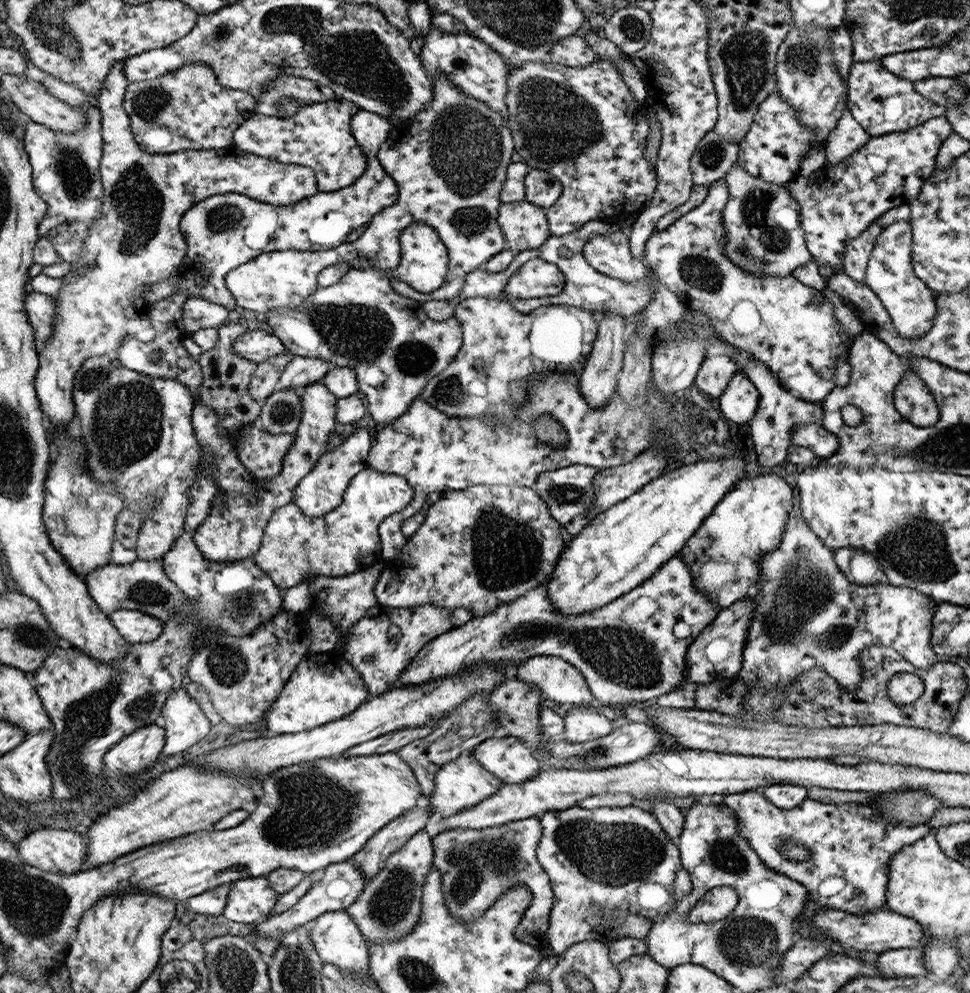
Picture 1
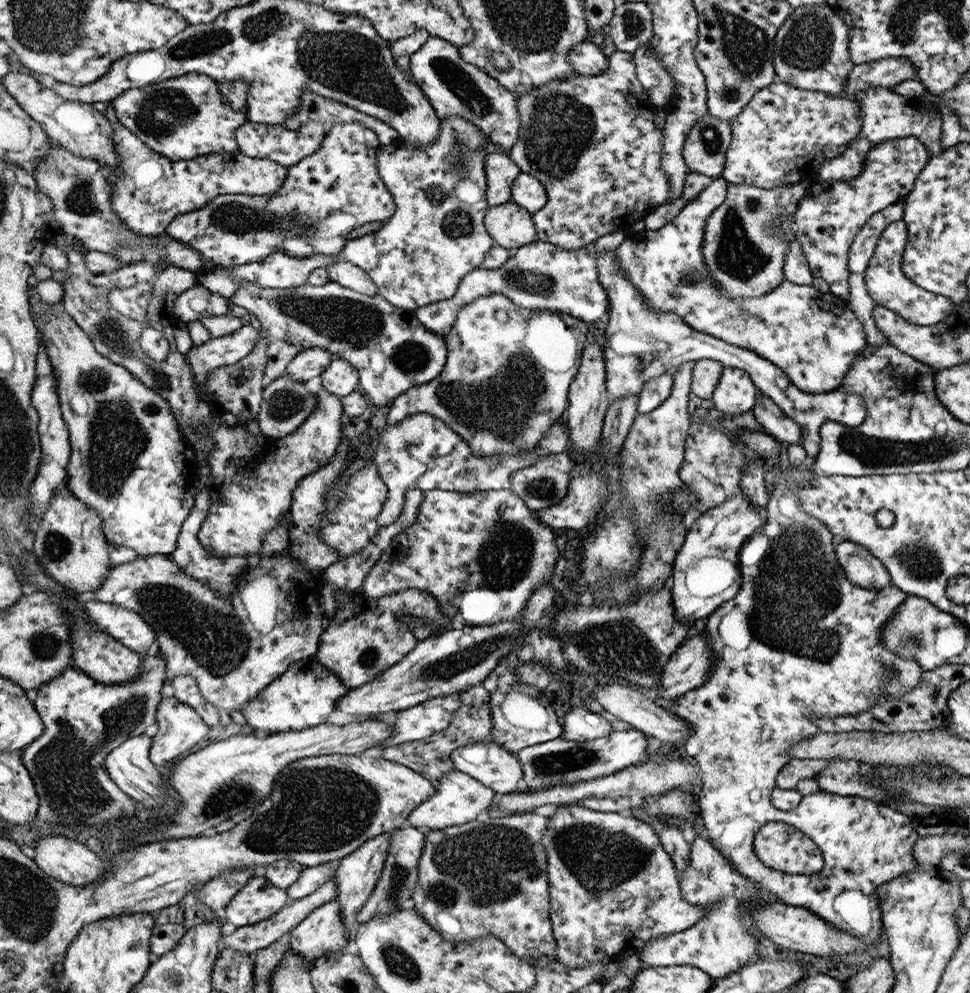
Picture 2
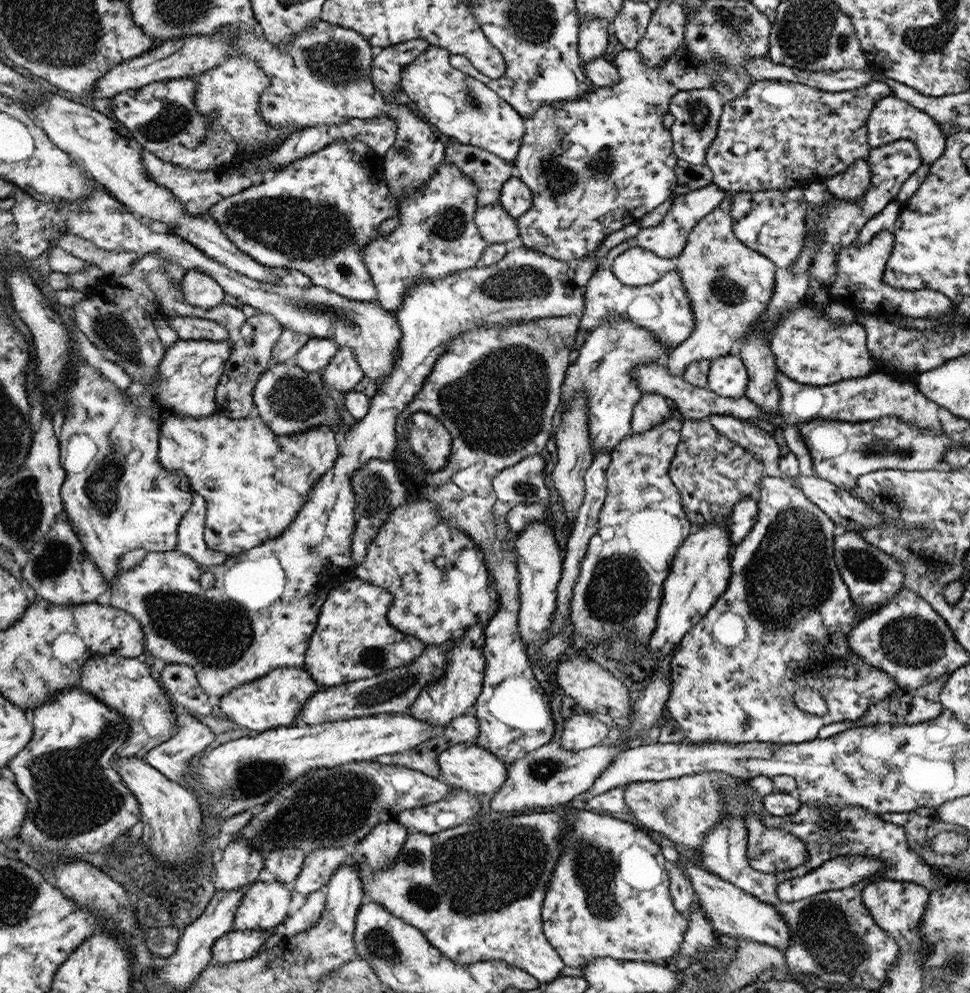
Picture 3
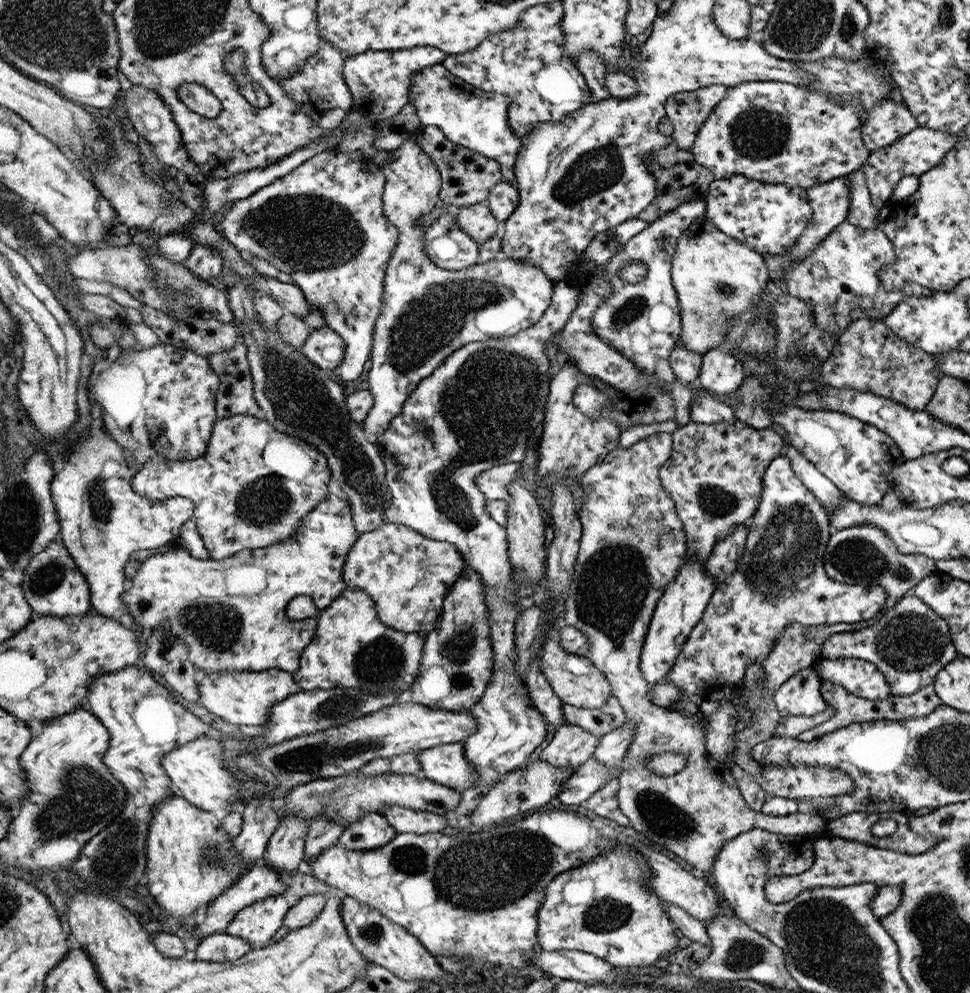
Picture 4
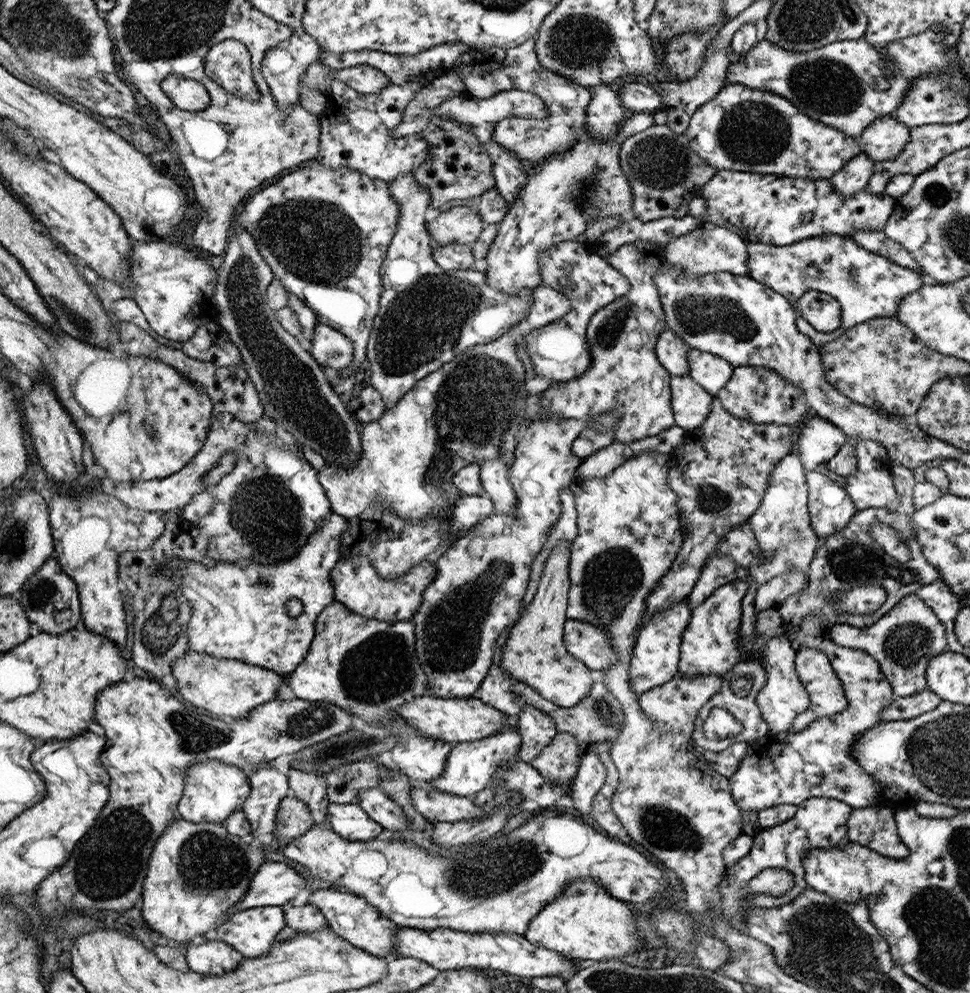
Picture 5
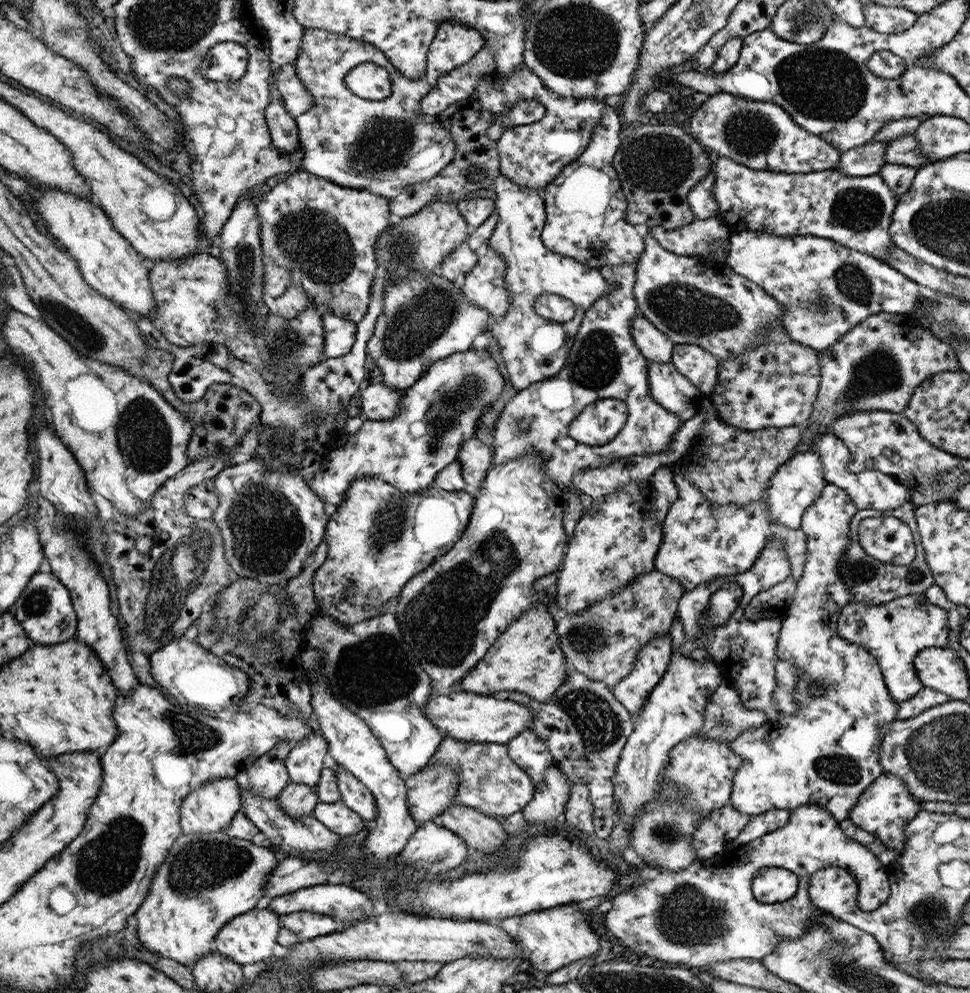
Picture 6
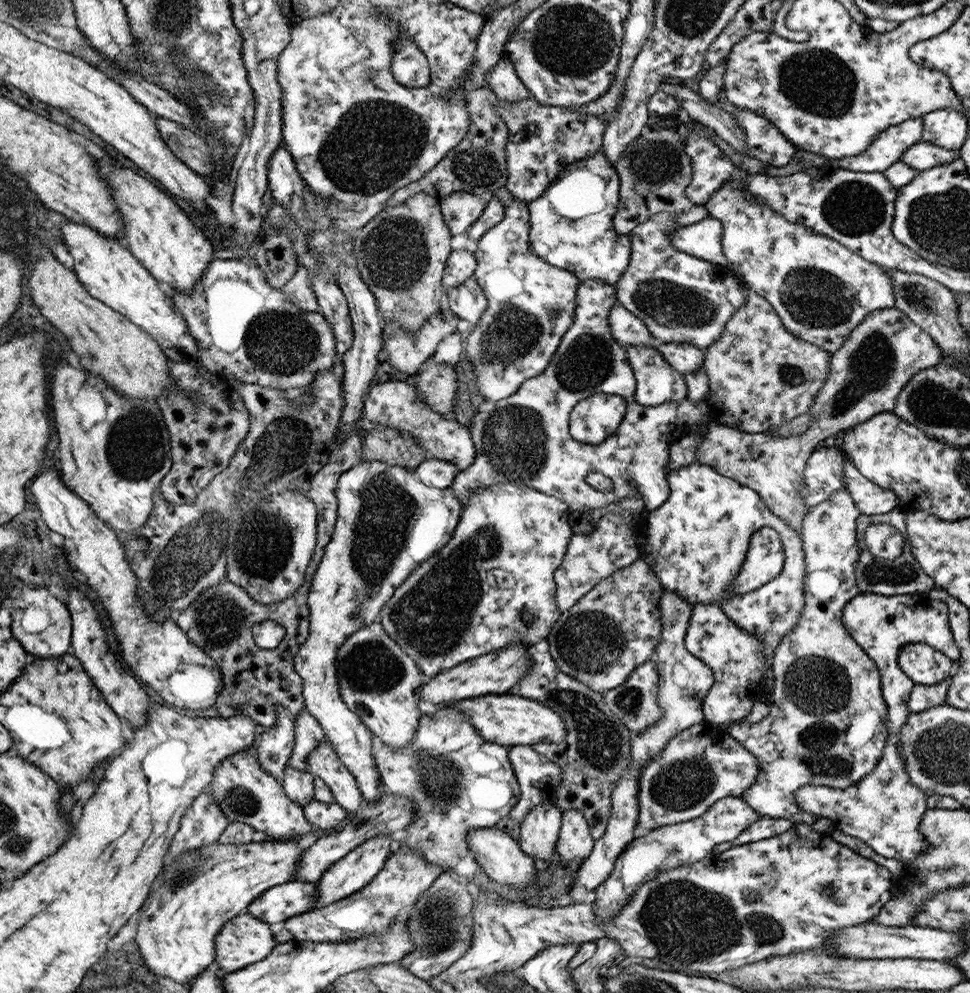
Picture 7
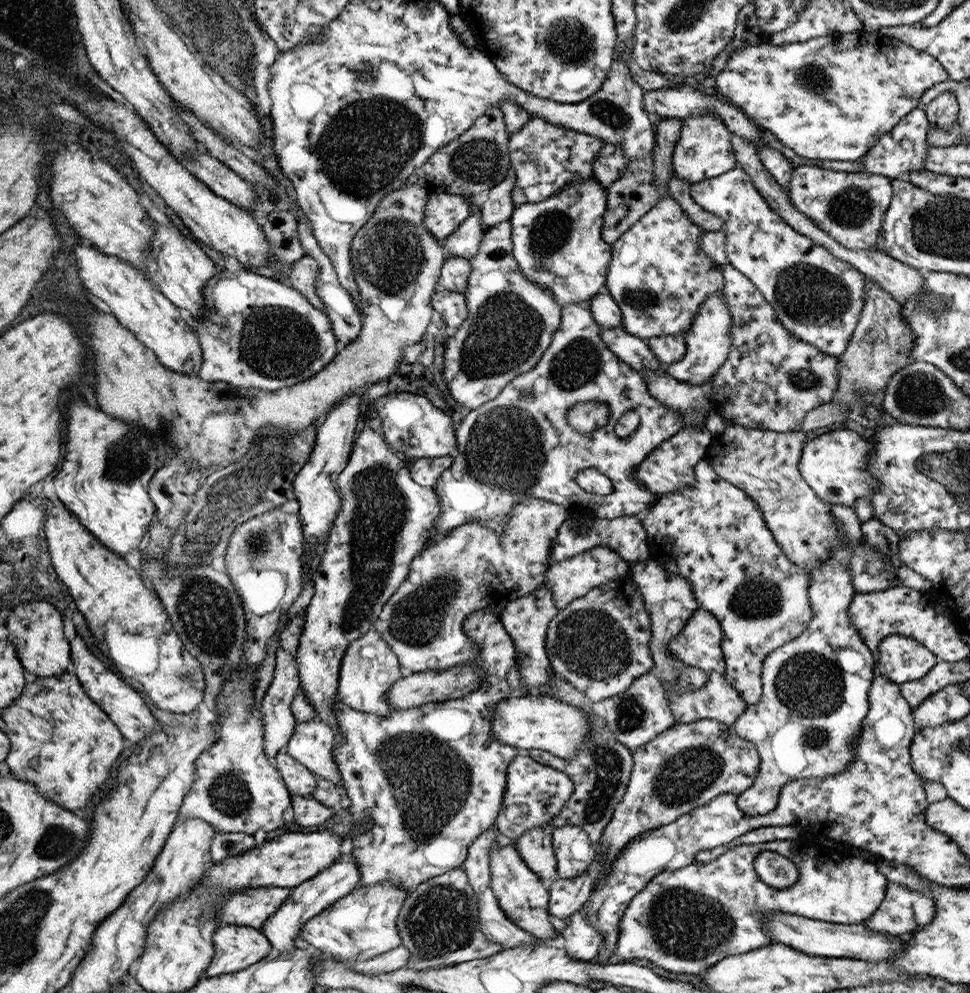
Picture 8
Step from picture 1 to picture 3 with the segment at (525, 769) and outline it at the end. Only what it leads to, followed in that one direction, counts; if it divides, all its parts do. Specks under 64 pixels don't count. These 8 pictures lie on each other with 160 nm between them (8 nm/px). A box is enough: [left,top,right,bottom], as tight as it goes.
[438,741,508,795]

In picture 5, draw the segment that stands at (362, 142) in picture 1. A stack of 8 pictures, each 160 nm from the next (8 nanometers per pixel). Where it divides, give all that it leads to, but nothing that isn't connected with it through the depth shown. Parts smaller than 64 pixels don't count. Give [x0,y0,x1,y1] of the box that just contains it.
[236,159,400,368]

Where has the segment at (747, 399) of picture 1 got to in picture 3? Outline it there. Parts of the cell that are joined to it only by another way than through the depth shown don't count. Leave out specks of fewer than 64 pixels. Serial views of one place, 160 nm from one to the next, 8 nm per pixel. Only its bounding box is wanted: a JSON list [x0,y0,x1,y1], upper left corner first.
[707,351,749,399]

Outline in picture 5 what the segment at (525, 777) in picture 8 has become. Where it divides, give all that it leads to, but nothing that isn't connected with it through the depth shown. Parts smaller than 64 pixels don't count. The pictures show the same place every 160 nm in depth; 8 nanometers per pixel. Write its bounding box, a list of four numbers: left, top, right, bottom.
[517,705,558,763]

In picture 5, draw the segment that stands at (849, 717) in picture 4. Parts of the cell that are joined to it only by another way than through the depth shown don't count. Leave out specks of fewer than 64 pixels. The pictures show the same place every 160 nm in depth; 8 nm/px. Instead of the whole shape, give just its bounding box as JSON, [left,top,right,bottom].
[791,648,941,732]

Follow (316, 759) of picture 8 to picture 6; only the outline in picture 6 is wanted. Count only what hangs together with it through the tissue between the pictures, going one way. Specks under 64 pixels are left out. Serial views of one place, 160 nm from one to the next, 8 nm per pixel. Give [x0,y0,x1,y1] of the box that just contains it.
[335,766,379,820]

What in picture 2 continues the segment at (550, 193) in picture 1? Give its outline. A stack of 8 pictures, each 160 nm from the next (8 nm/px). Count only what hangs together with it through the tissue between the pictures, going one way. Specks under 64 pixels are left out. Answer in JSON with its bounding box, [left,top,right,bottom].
[512,172,548,214]

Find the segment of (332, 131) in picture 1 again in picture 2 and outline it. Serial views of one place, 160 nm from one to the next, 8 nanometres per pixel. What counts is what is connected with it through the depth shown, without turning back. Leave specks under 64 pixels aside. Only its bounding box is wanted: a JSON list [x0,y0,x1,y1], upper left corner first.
[235,121,328,167]

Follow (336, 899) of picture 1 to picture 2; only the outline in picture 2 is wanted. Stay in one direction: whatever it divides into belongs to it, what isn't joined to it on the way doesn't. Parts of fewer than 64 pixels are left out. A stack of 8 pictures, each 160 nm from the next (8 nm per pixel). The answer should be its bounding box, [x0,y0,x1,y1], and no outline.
[223,876,340,953]

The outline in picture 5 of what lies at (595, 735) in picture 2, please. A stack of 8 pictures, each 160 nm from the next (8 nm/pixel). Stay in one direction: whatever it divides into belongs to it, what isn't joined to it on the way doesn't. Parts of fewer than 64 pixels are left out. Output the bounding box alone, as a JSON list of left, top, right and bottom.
[531,733,581,784]

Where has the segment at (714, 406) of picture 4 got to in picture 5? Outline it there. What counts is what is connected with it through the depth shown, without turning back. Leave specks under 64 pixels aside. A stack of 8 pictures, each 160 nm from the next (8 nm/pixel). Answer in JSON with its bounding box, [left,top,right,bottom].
[671,376,714,430]

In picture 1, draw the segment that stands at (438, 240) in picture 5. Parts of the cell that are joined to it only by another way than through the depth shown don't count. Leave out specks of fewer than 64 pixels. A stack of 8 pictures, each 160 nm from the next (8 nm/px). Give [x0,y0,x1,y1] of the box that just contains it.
[499,201,552,250]

